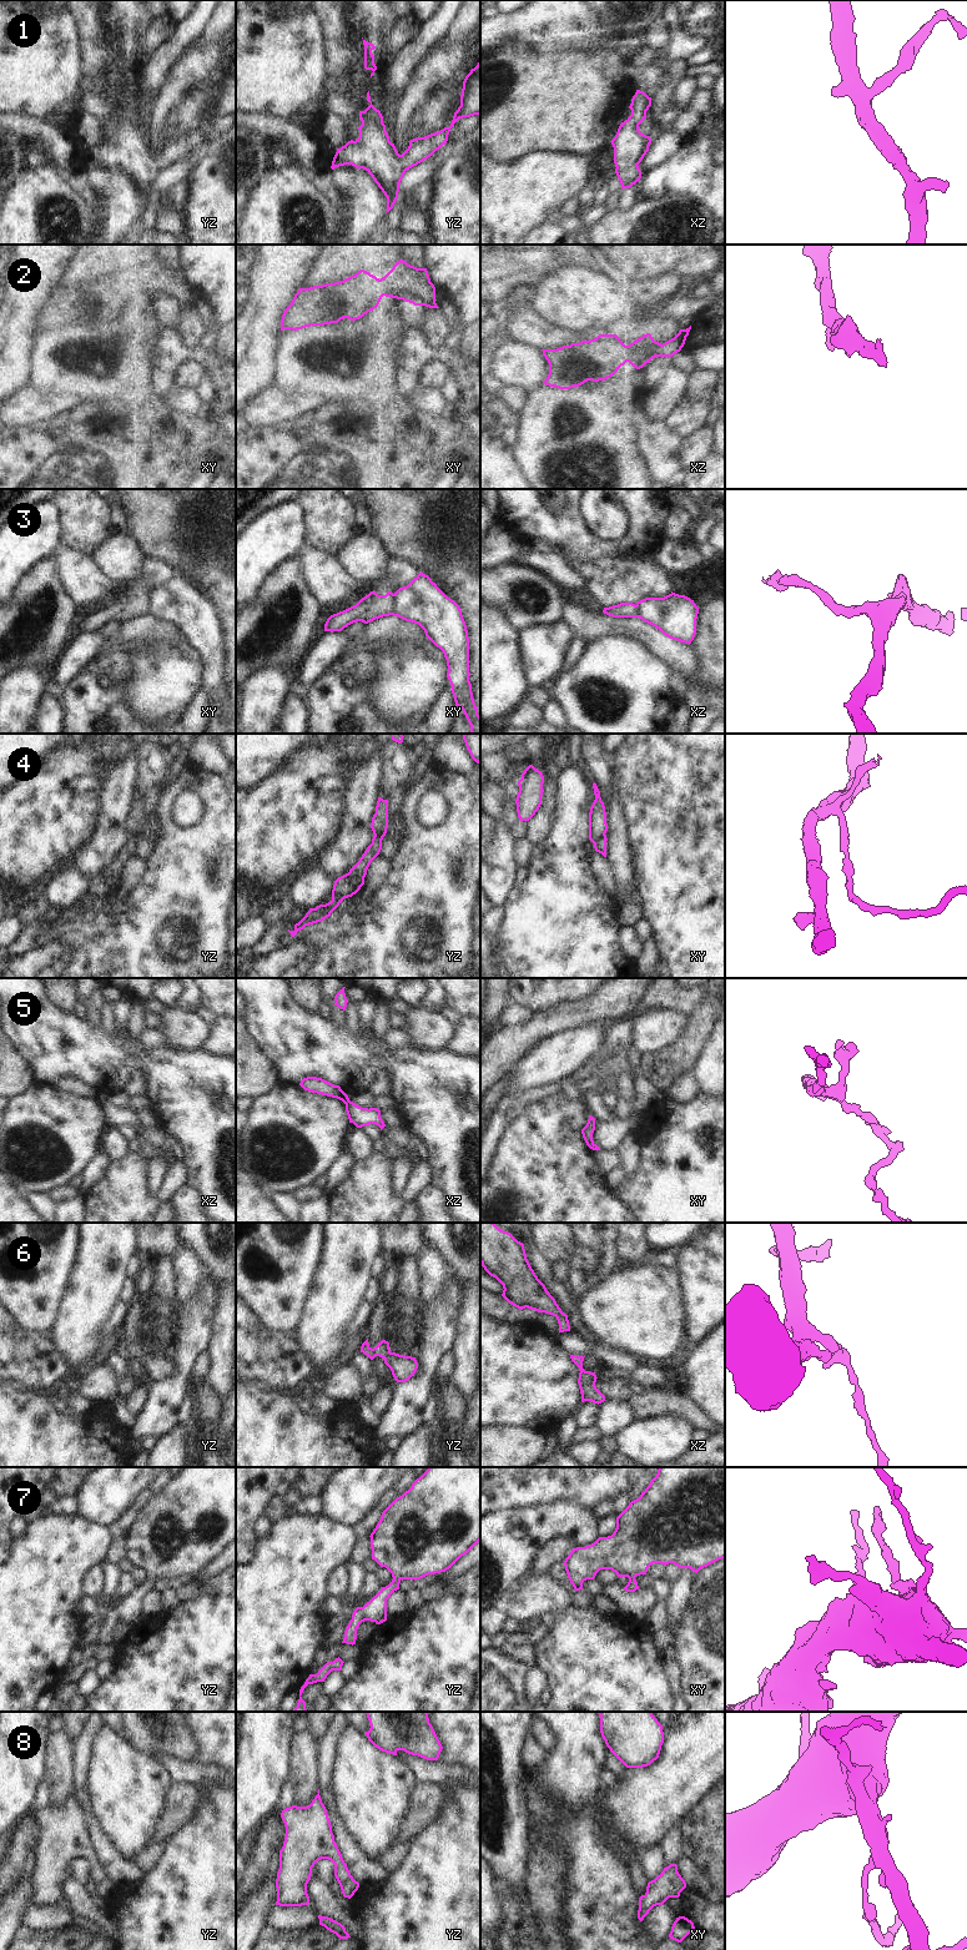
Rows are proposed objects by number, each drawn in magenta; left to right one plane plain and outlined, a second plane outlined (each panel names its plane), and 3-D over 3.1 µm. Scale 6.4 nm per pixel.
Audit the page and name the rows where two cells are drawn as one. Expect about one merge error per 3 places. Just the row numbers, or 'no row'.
3, 4, 5

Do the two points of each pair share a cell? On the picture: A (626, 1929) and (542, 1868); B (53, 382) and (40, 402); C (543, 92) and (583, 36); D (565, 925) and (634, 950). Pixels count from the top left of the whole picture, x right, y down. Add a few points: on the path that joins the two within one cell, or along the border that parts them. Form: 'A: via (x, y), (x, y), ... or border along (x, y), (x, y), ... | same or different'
A: border along (562, 1855), (567, 1864), (563, 1913) | different
B: border along (29, 383), (50, 393), (71, 394), (75, 397) | different
C: border along (603, 46), (568, 48), (547, 54) | different
D: border along (619, 927), (619, 947), (630, 962) | different

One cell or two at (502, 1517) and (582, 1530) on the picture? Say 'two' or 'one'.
one

